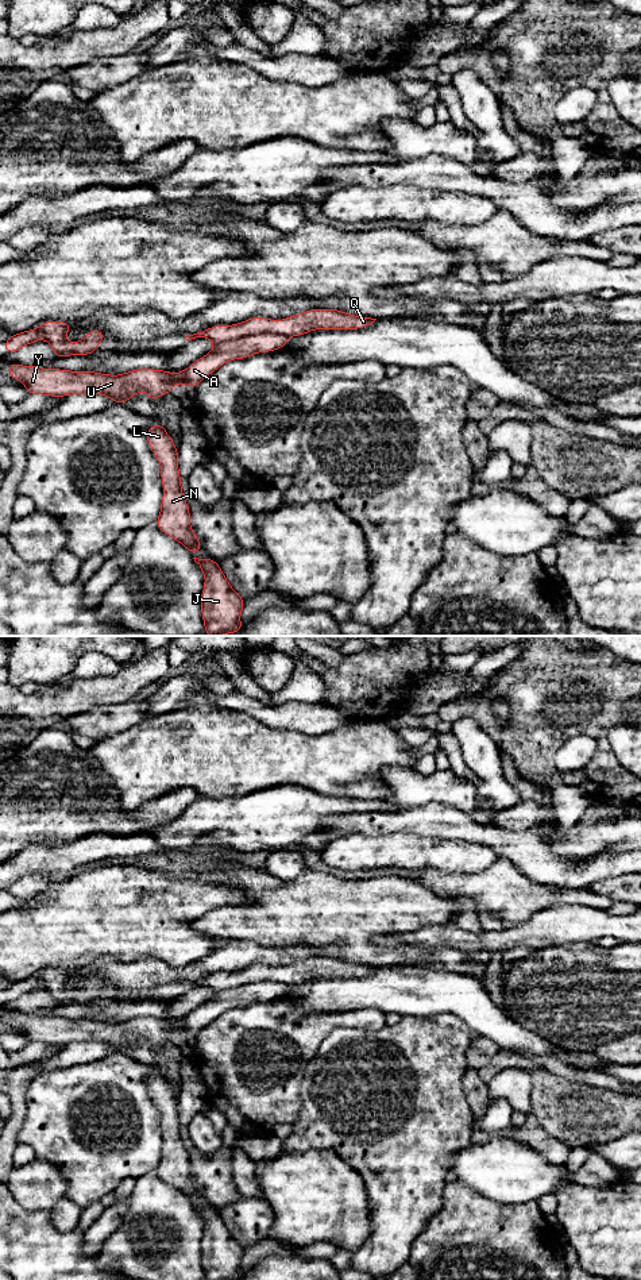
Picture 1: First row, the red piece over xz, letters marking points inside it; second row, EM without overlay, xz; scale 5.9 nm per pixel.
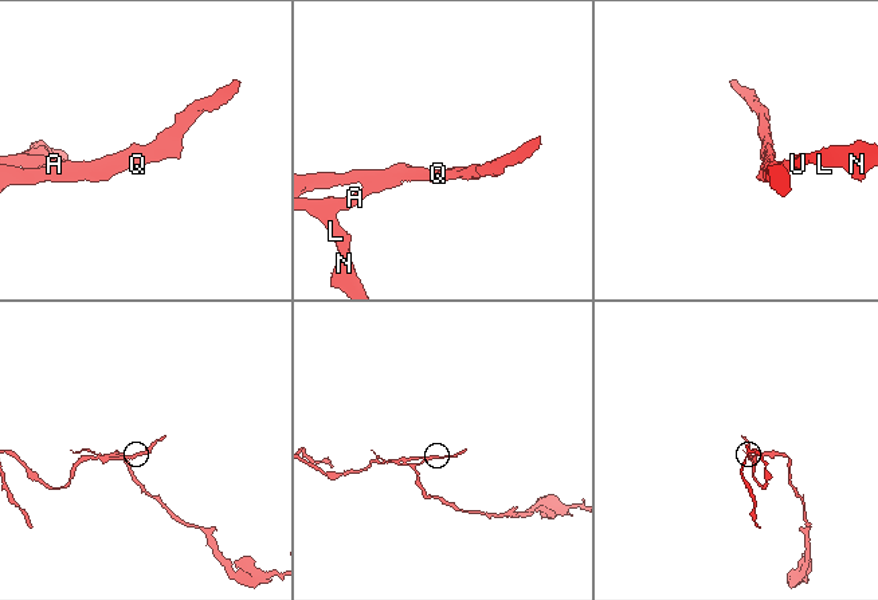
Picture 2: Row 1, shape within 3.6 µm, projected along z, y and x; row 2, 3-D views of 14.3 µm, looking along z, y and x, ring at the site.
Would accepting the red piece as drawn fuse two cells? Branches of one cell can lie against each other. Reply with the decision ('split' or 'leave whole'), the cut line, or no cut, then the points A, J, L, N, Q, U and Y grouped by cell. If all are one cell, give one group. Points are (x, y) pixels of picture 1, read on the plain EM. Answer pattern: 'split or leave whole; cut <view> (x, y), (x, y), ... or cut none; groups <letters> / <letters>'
split; cut xz (286, 984), (251, 982), (215, 993); groups A J L N U Y / Q

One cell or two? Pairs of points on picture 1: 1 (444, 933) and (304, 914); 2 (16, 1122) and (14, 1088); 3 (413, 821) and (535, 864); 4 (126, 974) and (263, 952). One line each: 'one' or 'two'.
1: two
2: one
3: one
4: one

